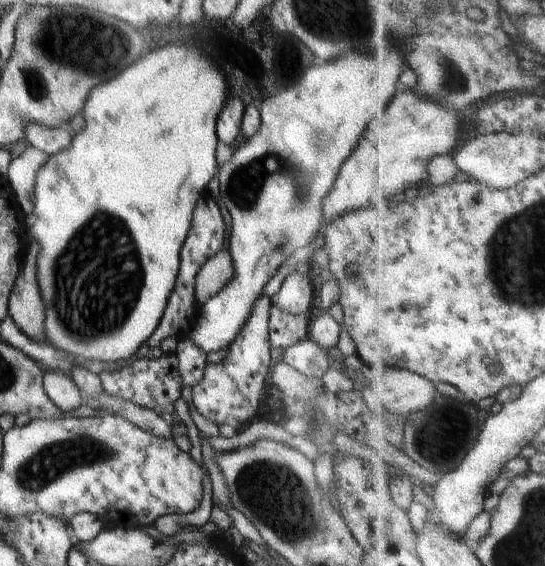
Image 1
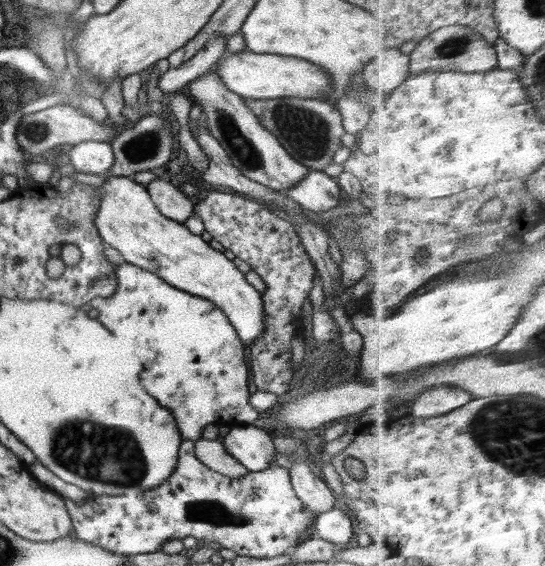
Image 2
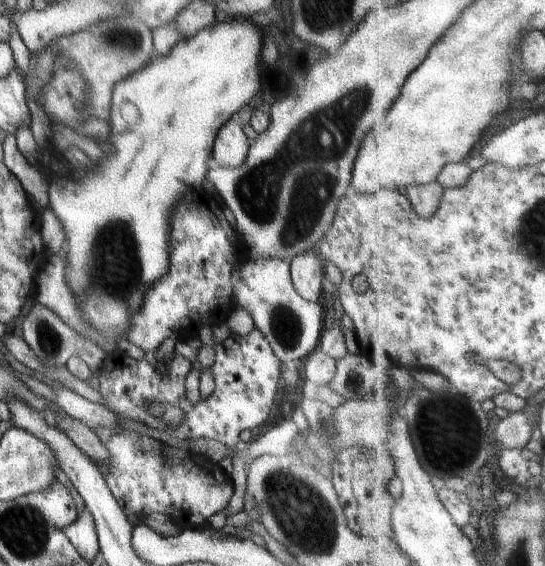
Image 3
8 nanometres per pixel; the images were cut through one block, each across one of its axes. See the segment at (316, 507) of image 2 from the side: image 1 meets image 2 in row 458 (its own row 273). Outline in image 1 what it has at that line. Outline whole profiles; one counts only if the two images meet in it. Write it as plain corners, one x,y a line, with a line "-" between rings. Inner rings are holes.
297,271
289,274
272,299
278,306
282,306
282,310
288,314
307,314
310,302
312,302
310,278

